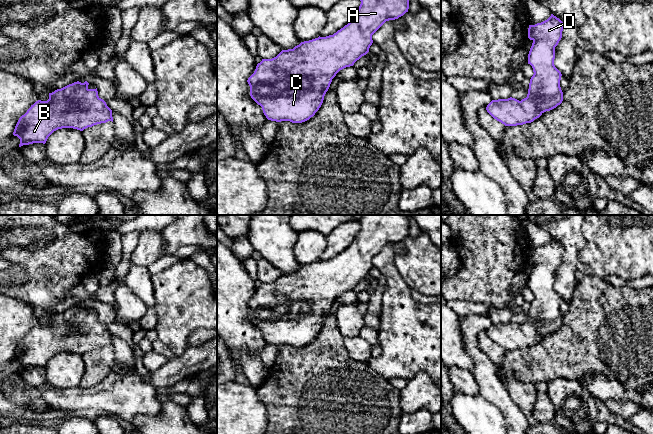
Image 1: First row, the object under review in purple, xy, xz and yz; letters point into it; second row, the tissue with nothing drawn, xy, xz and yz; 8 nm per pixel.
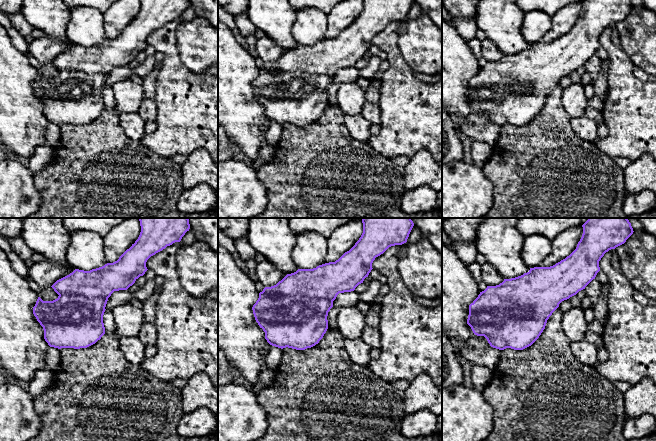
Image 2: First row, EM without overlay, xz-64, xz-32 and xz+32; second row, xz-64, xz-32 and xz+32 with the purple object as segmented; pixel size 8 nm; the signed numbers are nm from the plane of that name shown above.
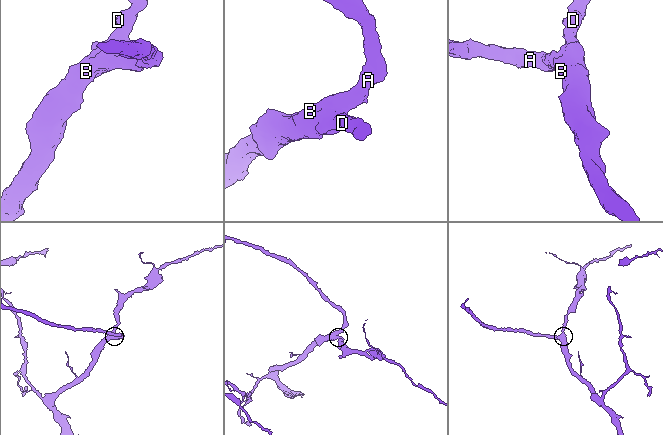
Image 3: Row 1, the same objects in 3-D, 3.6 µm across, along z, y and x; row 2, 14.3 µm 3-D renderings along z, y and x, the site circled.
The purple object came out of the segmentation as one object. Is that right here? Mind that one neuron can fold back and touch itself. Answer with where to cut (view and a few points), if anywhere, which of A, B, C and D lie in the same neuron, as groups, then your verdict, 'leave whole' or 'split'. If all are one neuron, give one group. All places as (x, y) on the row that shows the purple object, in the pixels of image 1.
cut none; groups A B C D; leave whole

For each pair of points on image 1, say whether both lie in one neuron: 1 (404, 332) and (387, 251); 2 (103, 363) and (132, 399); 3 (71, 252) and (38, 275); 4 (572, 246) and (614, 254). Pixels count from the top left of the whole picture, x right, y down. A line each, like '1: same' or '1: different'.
1: same
2: different
3: same
4: different

